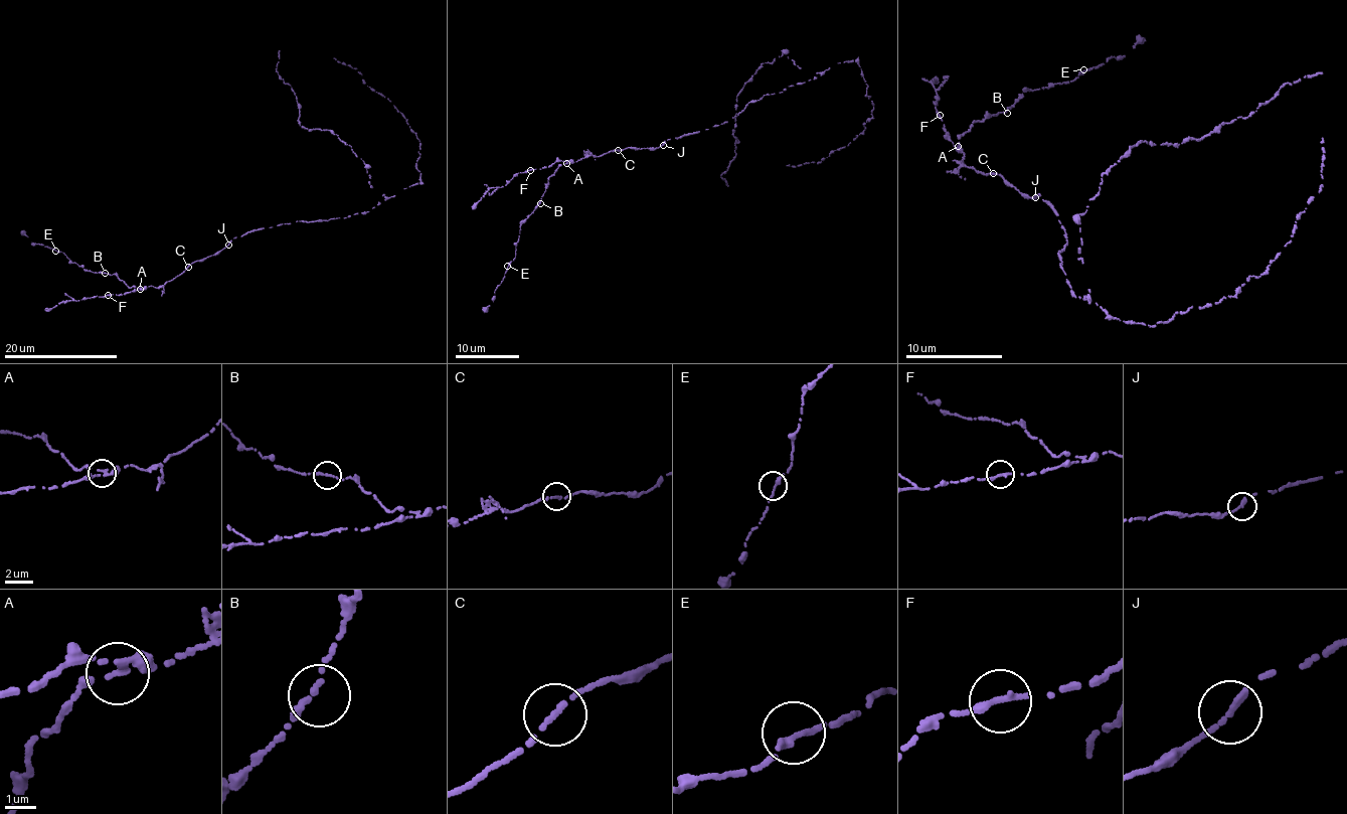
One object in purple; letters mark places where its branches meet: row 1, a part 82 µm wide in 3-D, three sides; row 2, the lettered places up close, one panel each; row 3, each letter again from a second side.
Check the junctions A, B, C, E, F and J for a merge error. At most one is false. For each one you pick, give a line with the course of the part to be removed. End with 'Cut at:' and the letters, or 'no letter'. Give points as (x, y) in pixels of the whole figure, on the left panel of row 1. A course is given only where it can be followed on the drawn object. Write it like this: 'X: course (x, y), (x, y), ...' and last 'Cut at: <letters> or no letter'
Cut at: no letter

